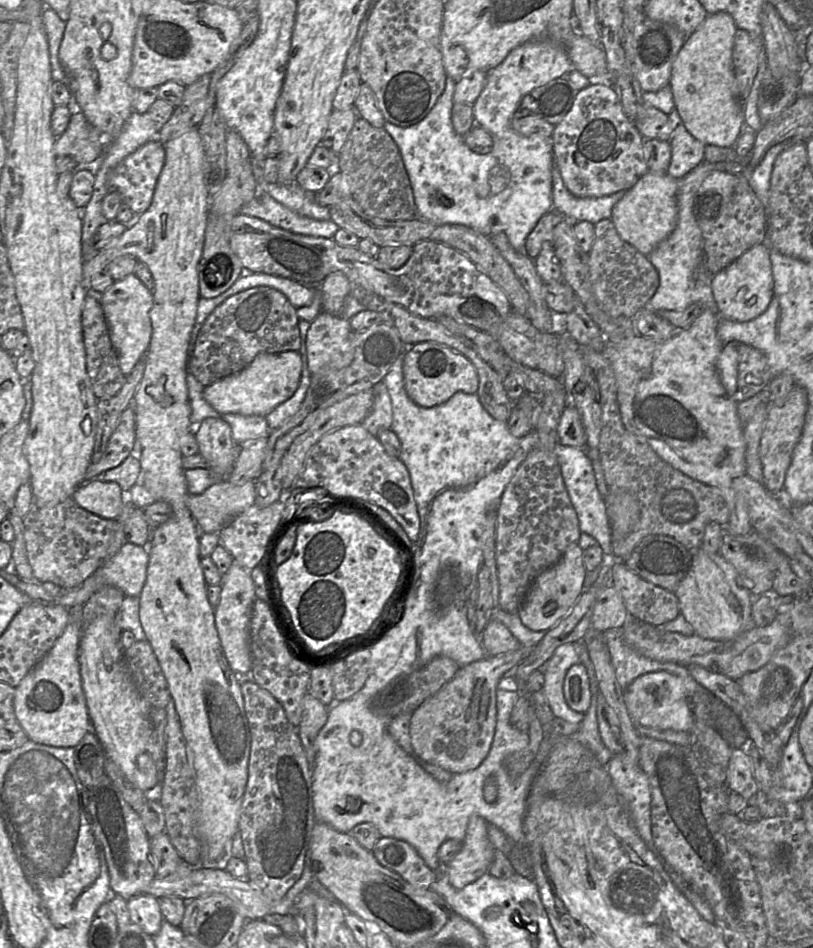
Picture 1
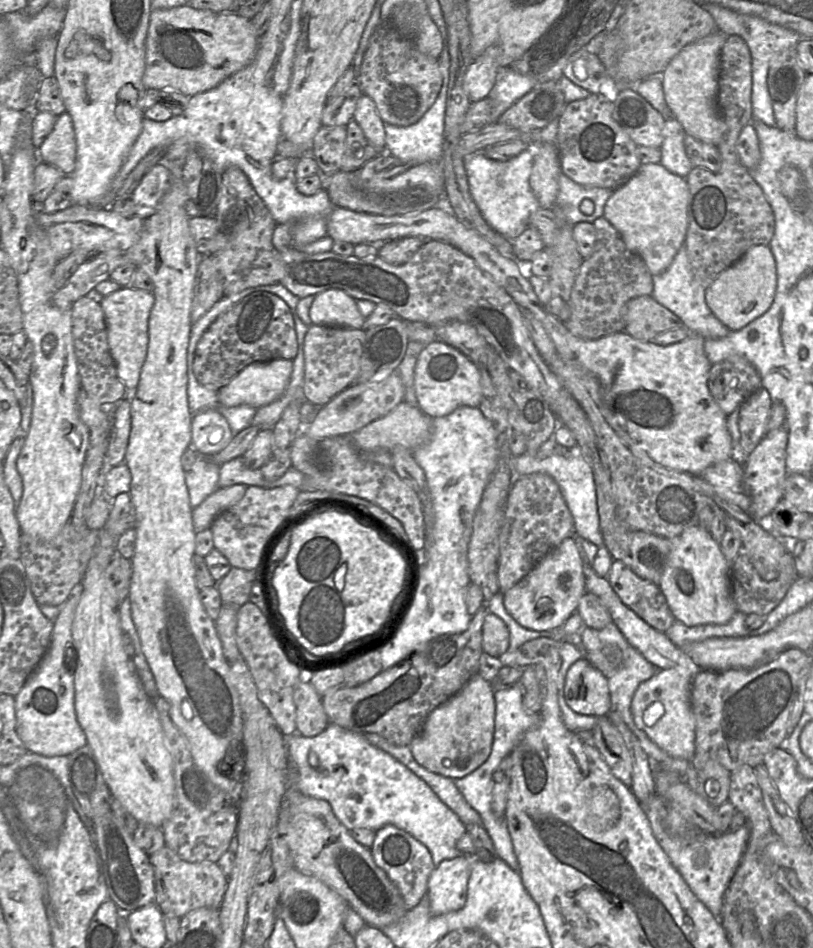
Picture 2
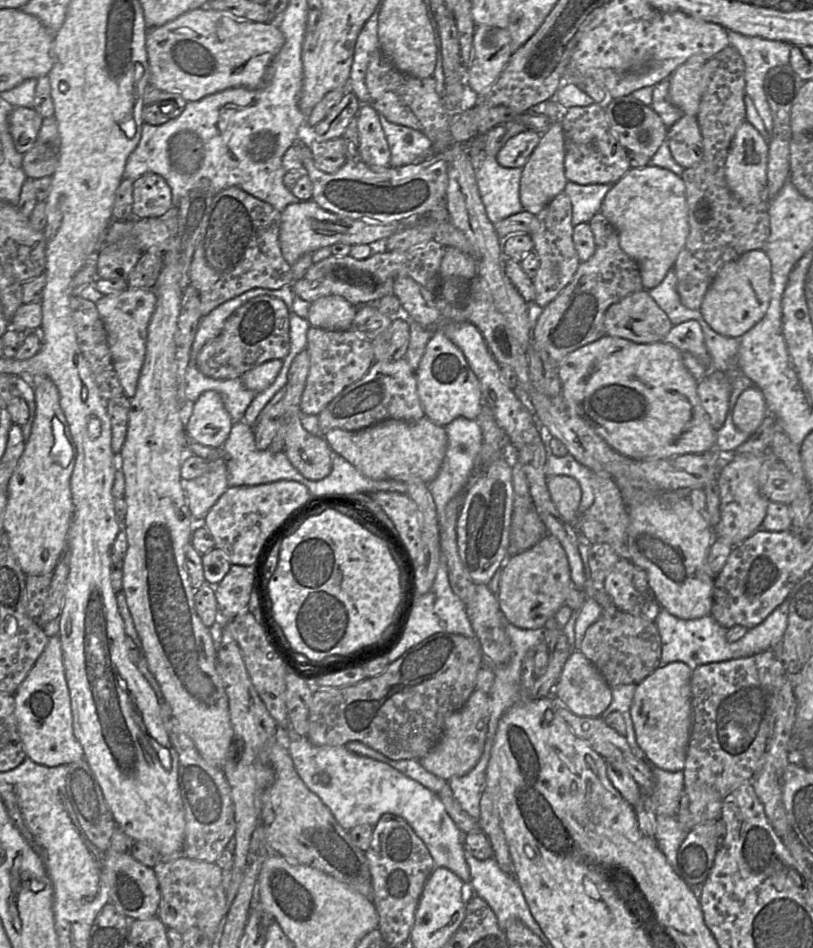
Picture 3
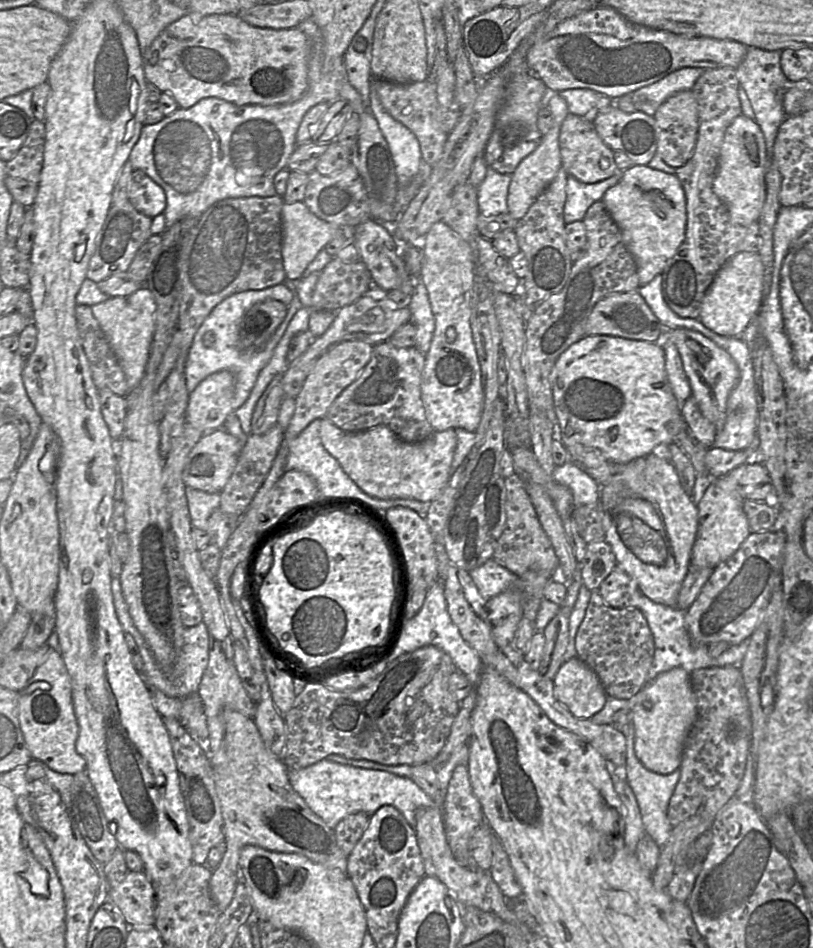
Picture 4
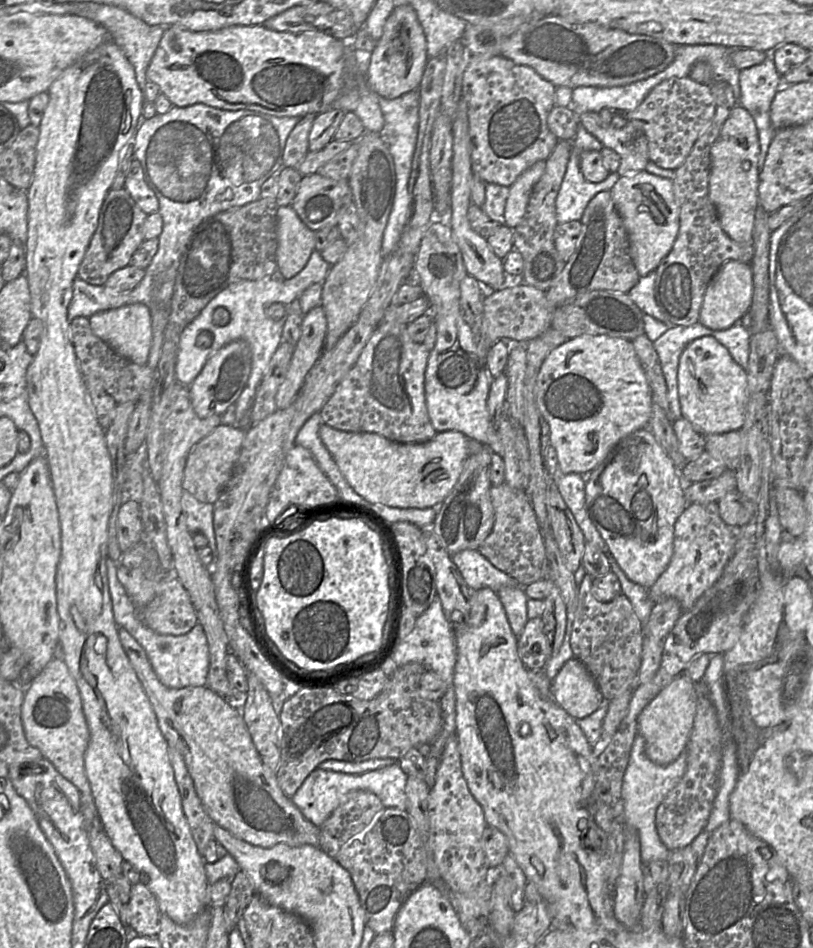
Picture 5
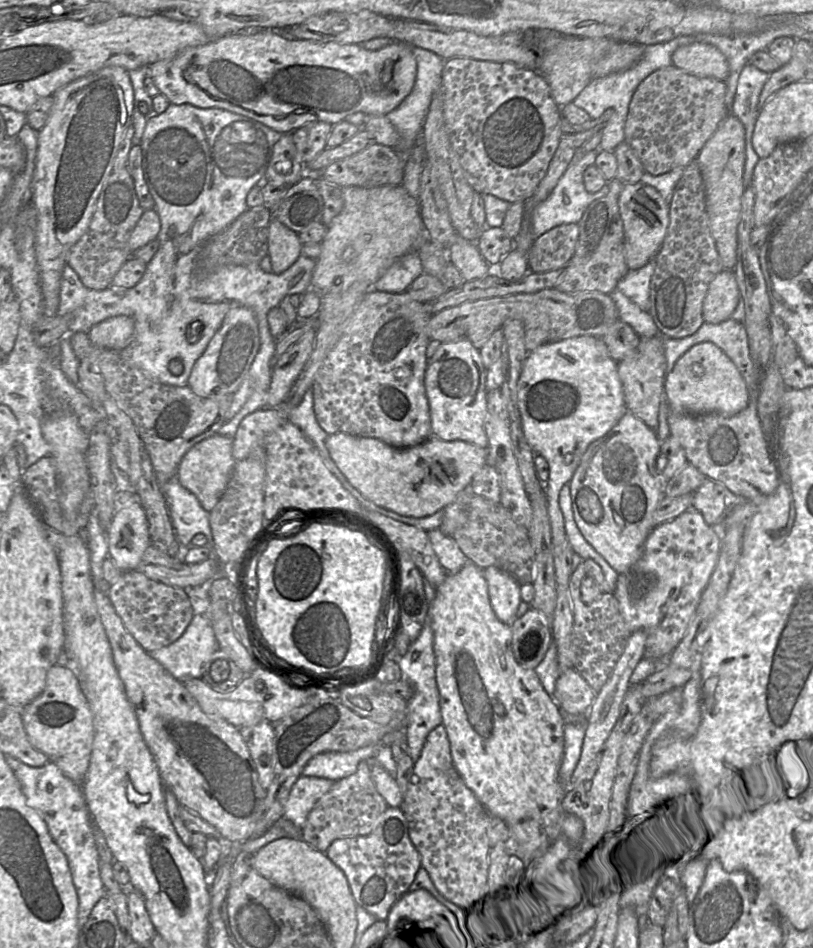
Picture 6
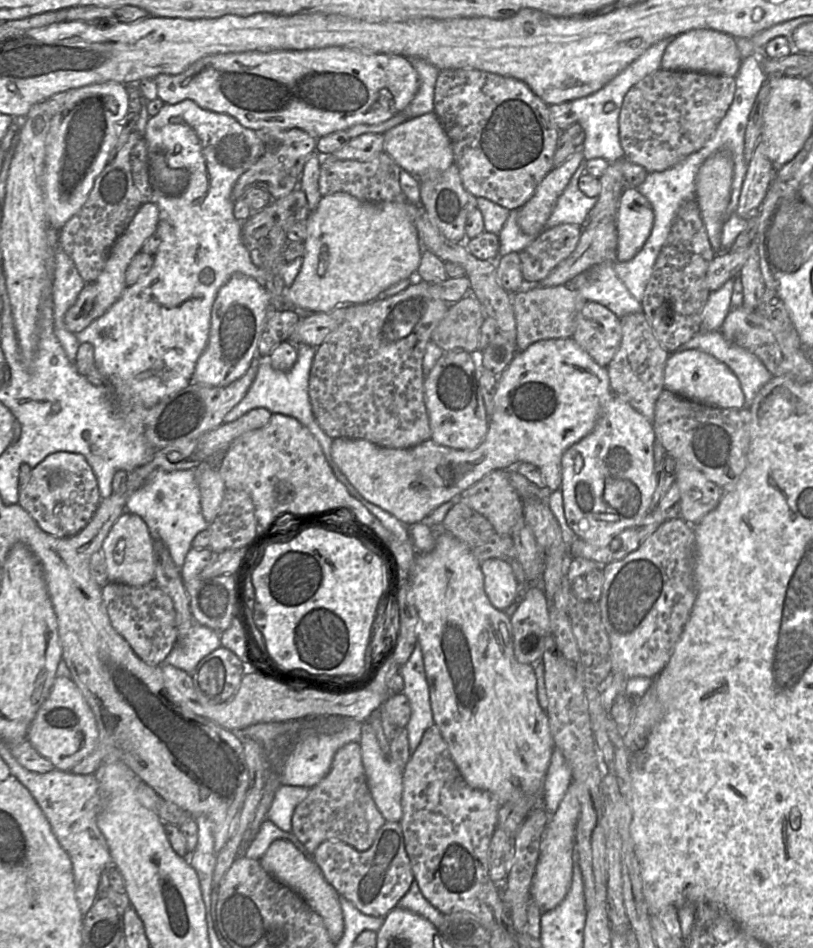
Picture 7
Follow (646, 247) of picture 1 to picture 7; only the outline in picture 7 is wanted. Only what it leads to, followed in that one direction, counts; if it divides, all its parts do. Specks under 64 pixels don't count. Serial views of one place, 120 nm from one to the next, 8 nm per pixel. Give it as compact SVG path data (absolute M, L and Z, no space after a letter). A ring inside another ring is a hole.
M627 186L621 194L616 215L617 261L631 260L643 247L654 221L650 202L637 188Z

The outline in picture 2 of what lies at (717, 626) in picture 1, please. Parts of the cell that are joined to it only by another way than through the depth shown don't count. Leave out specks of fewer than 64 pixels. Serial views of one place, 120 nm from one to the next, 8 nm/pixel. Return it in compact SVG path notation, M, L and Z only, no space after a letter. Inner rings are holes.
M700 525L667 539L670 551L658 586L675 619L687 626L727 623L737 608L732 597L731 563L723 555L719 544Z

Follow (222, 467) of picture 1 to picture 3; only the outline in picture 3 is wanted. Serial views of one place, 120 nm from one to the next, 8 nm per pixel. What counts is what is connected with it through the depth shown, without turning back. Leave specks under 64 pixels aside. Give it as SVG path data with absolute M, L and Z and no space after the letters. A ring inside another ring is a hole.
M213 390L203 392L186 416L186 434L190 441L213 448L223 447L232 425L221 395Z

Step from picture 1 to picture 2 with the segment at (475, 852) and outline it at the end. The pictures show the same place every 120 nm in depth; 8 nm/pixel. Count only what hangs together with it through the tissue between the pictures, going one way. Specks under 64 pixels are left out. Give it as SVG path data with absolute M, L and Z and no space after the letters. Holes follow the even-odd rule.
M460 855L444 860L431 873L426 895L429 898L430 912L433 916L457 911L464 907L474 858Z

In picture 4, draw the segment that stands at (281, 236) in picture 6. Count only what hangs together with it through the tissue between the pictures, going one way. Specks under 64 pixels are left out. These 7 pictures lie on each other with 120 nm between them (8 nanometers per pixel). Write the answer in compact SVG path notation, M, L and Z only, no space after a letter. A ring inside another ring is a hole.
M303 201L284 202L281 211L281 222L281 255L286 278L290 280L301 278L306 267L313 261L316 255L339 233L348 232L352 240L352 229L344 229L318 218L308 209Z

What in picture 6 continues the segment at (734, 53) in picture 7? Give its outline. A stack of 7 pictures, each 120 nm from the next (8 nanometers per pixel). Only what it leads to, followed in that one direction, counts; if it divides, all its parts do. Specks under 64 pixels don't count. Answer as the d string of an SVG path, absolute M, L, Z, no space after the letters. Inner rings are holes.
M708 43L679 46L672 54L672 65L698 77L725 81L729 75L726 57L717 47Z

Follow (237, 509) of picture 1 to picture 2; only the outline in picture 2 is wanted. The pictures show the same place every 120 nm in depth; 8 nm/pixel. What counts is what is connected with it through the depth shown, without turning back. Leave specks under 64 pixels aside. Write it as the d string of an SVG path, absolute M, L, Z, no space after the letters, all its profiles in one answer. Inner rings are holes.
M235 484L219 487L209 495L200 505L192 509L192 521L196 533L210 529L215 518L224 510L240 501L246 490L246 485Z

